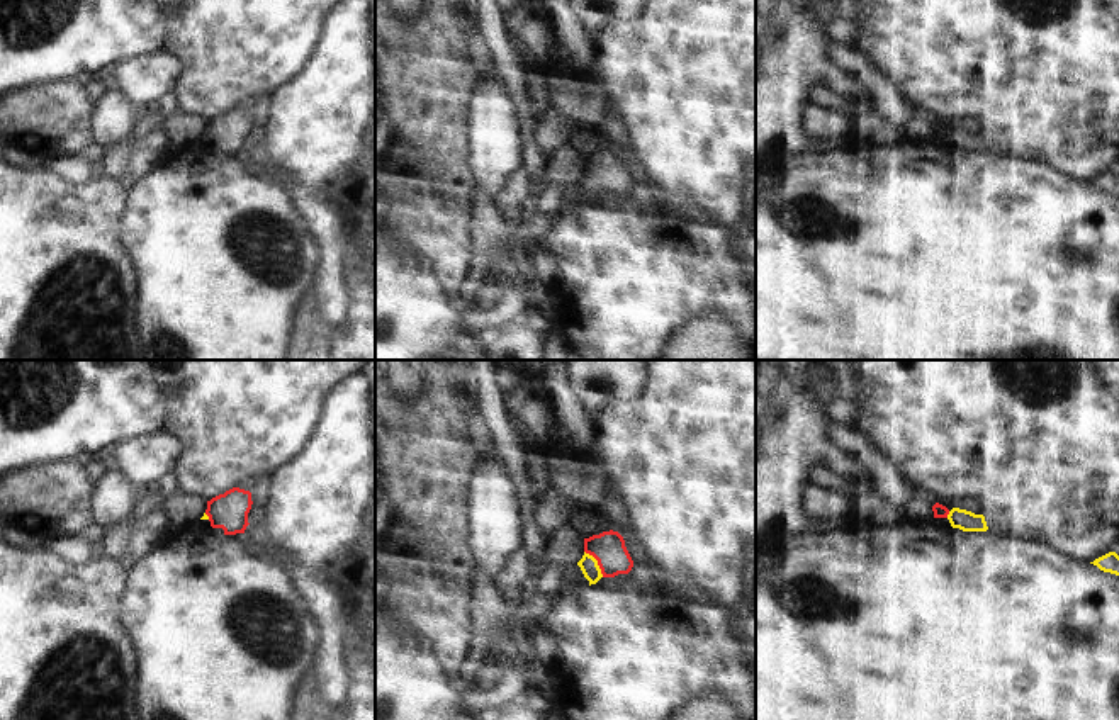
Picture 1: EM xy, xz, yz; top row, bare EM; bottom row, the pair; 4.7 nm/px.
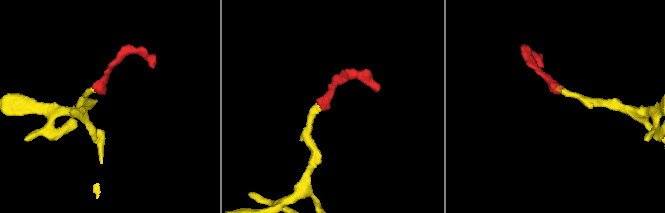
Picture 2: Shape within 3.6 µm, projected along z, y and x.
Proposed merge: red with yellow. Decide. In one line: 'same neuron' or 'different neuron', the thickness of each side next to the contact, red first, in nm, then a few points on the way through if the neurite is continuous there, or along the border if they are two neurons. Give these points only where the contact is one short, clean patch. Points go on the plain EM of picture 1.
same neuron; 160 nm thick on the red side, 90 nm on the other; runs through xz (608, 168), (598, 182), (588, 184)

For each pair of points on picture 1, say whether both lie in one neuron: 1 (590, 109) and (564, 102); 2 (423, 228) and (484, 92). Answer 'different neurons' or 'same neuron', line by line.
1: same neuron
2: different neurons

